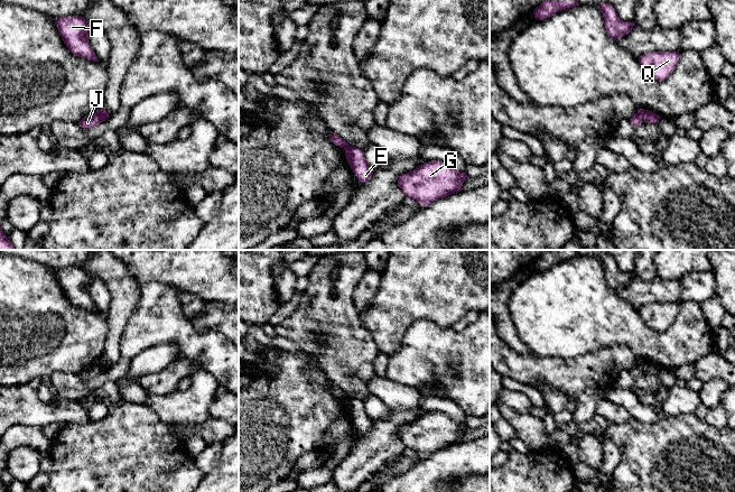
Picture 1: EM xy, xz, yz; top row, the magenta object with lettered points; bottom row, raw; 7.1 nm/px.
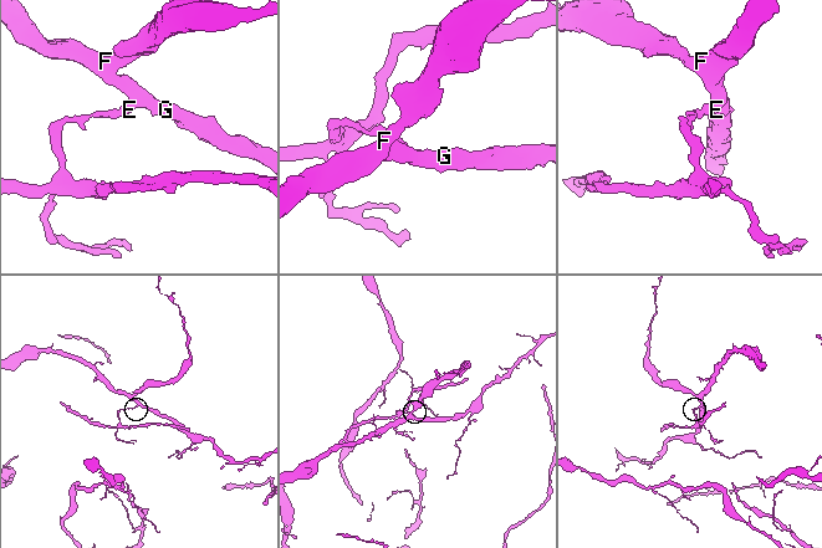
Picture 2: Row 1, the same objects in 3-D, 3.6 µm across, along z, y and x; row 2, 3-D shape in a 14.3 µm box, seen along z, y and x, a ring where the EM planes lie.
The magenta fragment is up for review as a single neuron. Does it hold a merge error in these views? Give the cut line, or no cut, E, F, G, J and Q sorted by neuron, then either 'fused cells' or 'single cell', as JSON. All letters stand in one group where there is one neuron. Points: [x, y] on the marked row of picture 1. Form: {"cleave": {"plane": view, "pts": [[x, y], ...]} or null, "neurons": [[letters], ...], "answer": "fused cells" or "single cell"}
{"cleave": {"plane": "yz", "pts": [[638, 112], [643, 121]]}, "neurons": [["E", "F", "G", "Q"], ["J"]], "answer": "fused cells"}

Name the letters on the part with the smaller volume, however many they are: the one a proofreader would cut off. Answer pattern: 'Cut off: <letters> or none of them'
Cut off: J

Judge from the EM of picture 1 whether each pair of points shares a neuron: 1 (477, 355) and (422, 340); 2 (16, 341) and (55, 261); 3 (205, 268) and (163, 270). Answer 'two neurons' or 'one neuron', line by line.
1: one neuron
2: two neurons
3: one neuron

